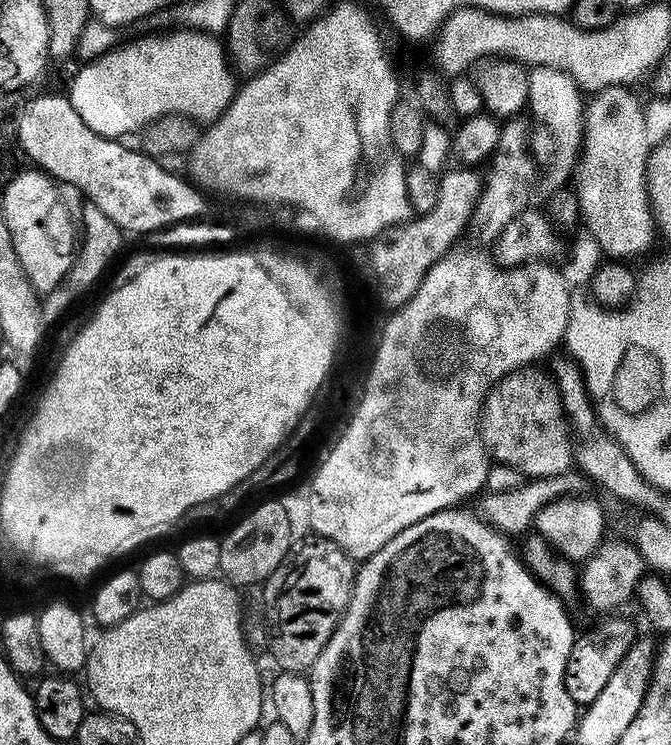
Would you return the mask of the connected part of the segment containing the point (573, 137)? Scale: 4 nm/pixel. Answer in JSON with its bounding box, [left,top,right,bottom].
[528,68,586,189]

